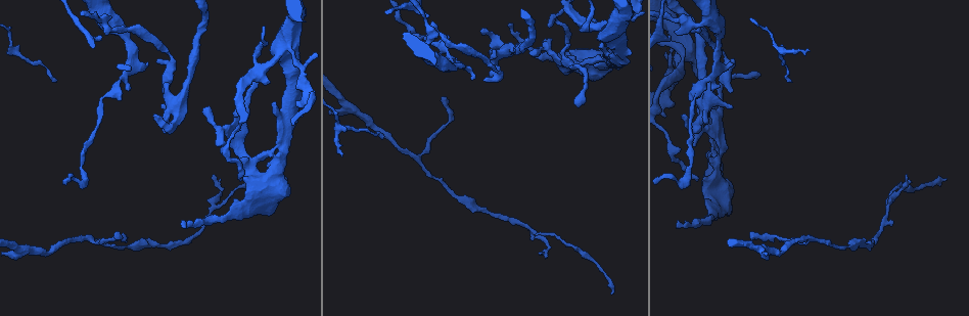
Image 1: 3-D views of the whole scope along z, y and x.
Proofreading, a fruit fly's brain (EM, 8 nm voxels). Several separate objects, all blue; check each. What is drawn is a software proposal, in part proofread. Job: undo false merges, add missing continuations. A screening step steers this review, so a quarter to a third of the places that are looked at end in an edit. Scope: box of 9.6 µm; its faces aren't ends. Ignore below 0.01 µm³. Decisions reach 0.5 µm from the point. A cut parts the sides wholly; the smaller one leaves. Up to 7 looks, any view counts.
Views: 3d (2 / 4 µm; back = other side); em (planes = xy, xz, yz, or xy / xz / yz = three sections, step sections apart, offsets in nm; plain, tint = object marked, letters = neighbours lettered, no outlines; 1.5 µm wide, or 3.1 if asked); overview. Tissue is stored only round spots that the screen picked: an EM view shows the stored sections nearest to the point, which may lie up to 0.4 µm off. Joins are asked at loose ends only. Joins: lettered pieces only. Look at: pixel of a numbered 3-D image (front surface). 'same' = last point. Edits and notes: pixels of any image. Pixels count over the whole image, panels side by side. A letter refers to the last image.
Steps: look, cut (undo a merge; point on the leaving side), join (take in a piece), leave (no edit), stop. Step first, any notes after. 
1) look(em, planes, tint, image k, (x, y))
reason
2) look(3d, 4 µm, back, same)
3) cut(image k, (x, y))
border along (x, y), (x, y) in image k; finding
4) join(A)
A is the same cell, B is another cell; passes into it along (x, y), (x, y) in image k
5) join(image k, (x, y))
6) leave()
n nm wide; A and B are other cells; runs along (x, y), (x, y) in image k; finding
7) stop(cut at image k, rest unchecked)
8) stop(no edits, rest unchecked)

look(3d, 4 µm, image 1, (113, 30))

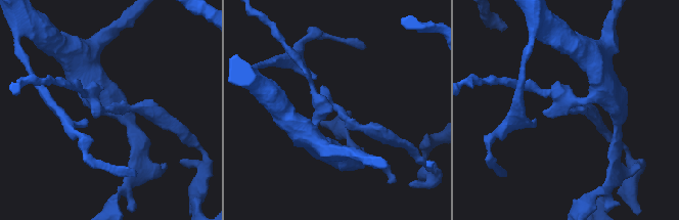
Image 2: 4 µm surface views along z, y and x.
look(em, xy, step 8, letters, image 2, (567, 107))
shape alone is not enough

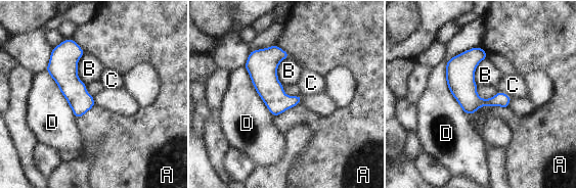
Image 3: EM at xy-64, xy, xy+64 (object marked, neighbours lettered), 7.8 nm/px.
leave()
170 nm wide; A, B, C and D are other cells; border along (289, 56), (277, 68), (283, 86) in image 3; all the same cell

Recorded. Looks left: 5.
look(em, planes, letters, image 1, (791, 81))
branch stops here

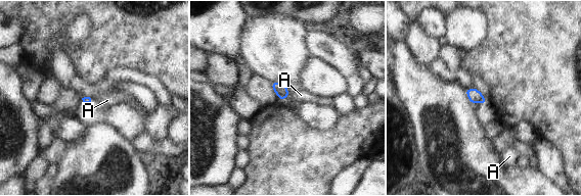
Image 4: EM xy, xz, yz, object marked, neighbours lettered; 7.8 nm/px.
join(A)
A is the same cell; passes into it along (280, 89), (287, 95), (301, 95) in image 4; it goes on there

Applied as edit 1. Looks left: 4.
look(3d, 4 µm, image 1, (905, 175))
tapers out

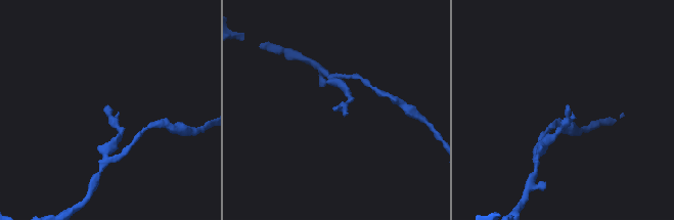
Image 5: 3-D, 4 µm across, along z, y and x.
look(em, planes, letters, image 5, (109, 107))

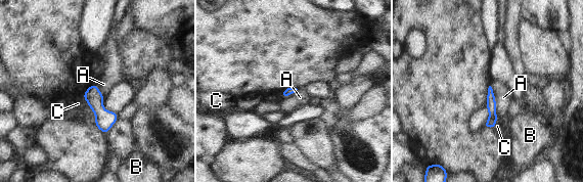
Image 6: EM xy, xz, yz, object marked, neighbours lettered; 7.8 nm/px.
leave()
A touches over 280 nm; A, B and C are other cells; border along (490, 85), (498, 118) in image 6; none of them fits

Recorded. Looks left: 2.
stop(join at image 4, rest unchecked)

